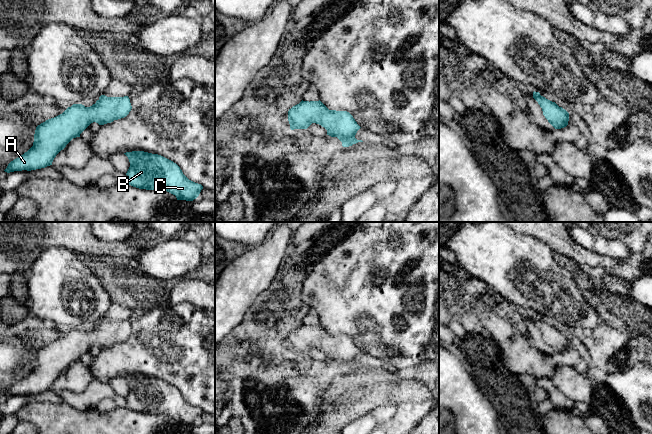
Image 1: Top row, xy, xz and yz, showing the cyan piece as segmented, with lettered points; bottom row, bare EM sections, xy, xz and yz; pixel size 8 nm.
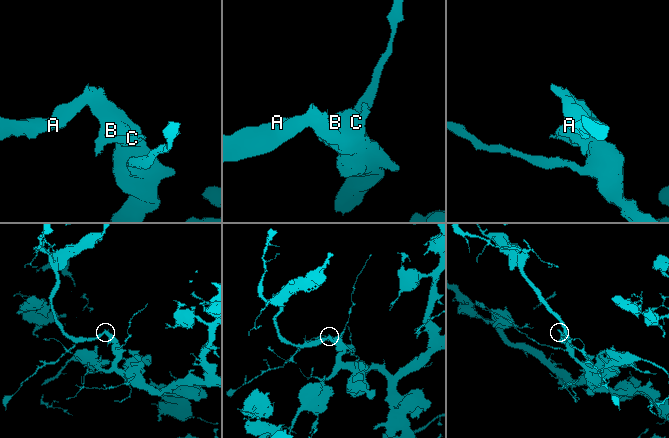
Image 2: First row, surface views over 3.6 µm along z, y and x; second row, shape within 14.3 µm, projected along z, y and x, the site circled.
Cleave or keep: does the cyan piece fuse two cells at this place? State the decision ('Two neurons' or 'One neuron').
One neuron

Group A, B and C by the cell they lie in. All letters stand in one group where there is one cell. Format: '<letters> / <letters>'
A B C

